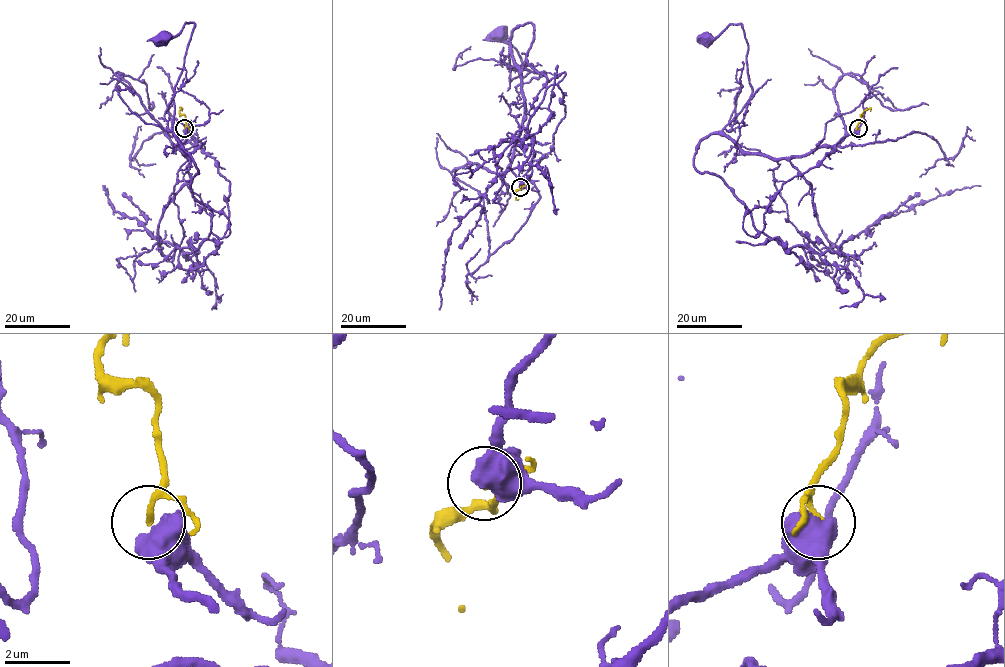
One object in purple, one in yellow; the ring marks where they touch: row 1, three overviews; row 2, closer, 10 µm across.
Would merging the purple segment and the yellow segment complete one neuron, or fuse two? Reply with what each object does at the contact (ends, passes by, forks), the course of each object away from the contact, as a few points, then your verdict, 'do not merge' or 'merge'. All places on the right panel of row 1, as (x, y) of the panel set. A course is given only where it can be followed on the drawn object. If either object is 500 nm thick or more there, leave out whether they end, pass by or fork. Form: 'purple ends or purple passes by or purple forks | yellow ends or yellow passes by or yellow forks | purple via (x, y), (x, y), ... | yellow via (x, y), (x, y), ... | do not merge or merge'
purple via (858, 129), (784, 183), (755, 237), (750, 211), (694, 165), (696, 147), (752, 87), (742, 25), (706, 38) | yellow via (858, 129), (860, 115), (870, 111) | do not merge

